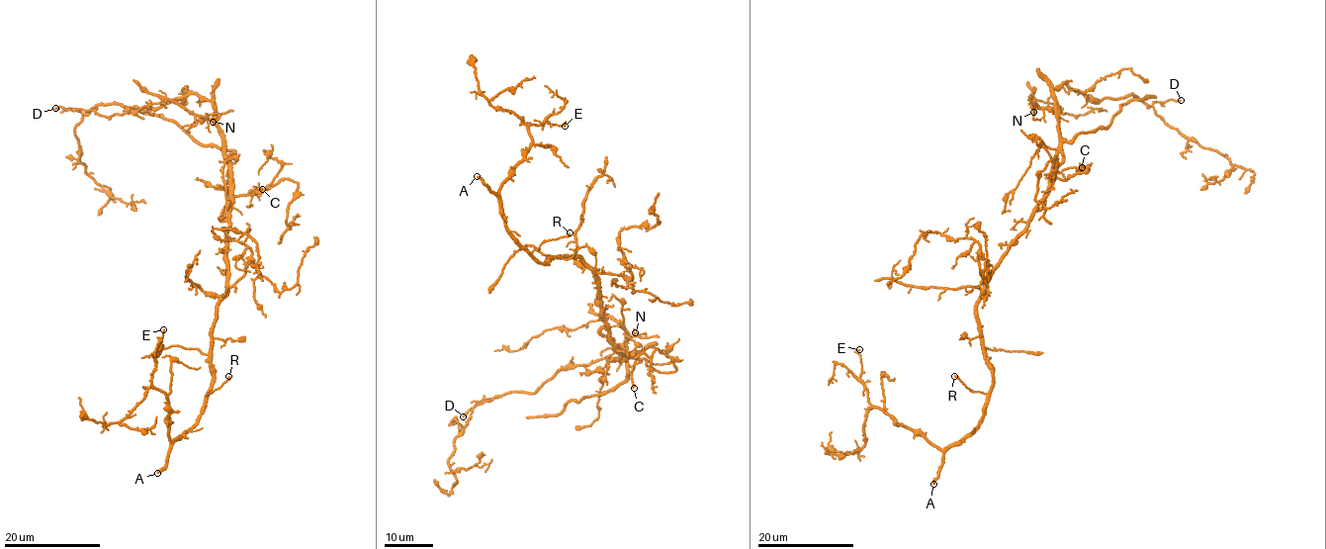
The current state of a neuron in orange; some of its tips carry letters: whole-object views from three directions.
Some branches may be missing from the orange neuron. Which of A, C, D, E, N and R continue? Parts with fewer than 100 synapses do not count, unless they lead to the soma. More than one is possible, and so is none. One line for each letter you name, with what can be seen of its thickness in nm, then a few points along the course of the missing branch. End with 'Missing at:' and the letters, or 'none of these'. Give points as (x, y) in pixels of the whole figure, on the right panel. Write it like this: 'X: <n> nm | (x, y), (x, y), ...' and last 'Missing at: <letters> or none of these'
A: 280 nm | (933, 484), (912, 514), (913, 500), (953, 505), (968, 497), (966, 483), (944, 483), (928, 467)
Missing at: A

